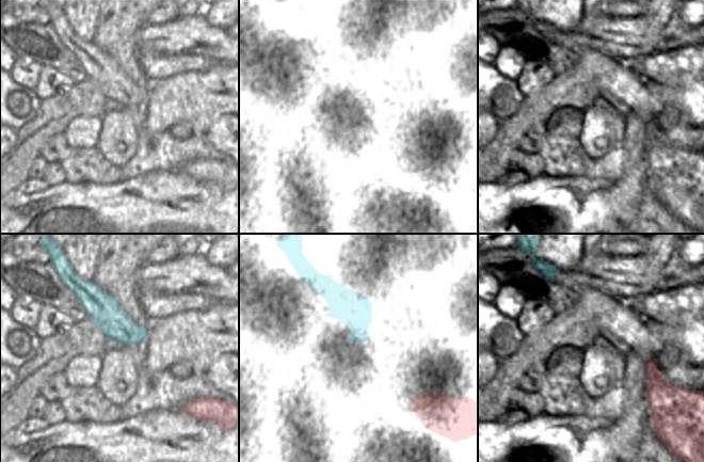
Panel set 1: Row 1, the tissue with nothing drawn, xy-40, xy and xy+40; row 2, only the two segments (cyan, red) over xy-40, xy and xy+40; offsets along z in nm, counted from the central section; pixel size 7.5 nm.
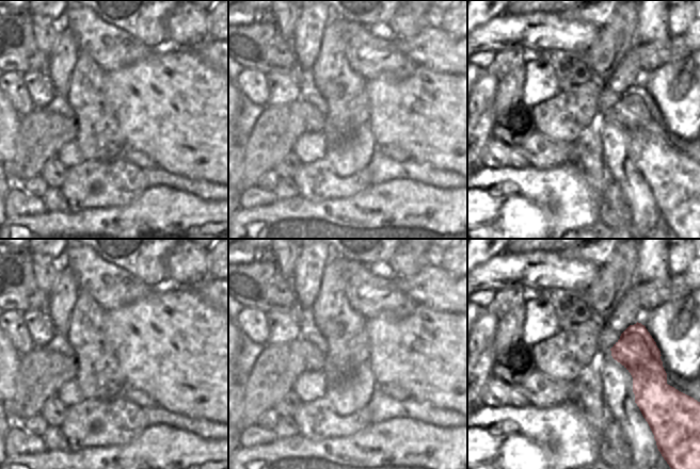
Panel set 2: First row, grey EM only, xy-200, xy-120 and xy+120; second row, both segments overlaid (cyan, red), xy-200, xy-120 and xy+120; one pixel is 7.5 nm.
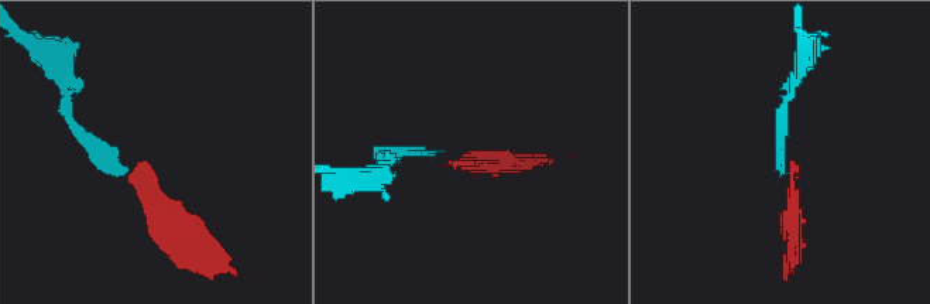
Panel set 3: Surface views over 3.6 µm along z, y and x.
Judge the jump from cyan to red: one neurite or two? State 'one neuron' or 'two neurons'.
one neuron

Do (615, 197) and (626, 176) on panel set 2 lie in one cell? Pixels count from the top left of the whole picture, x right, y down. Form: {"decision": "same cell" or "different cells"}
{"decision": "different cells"}

